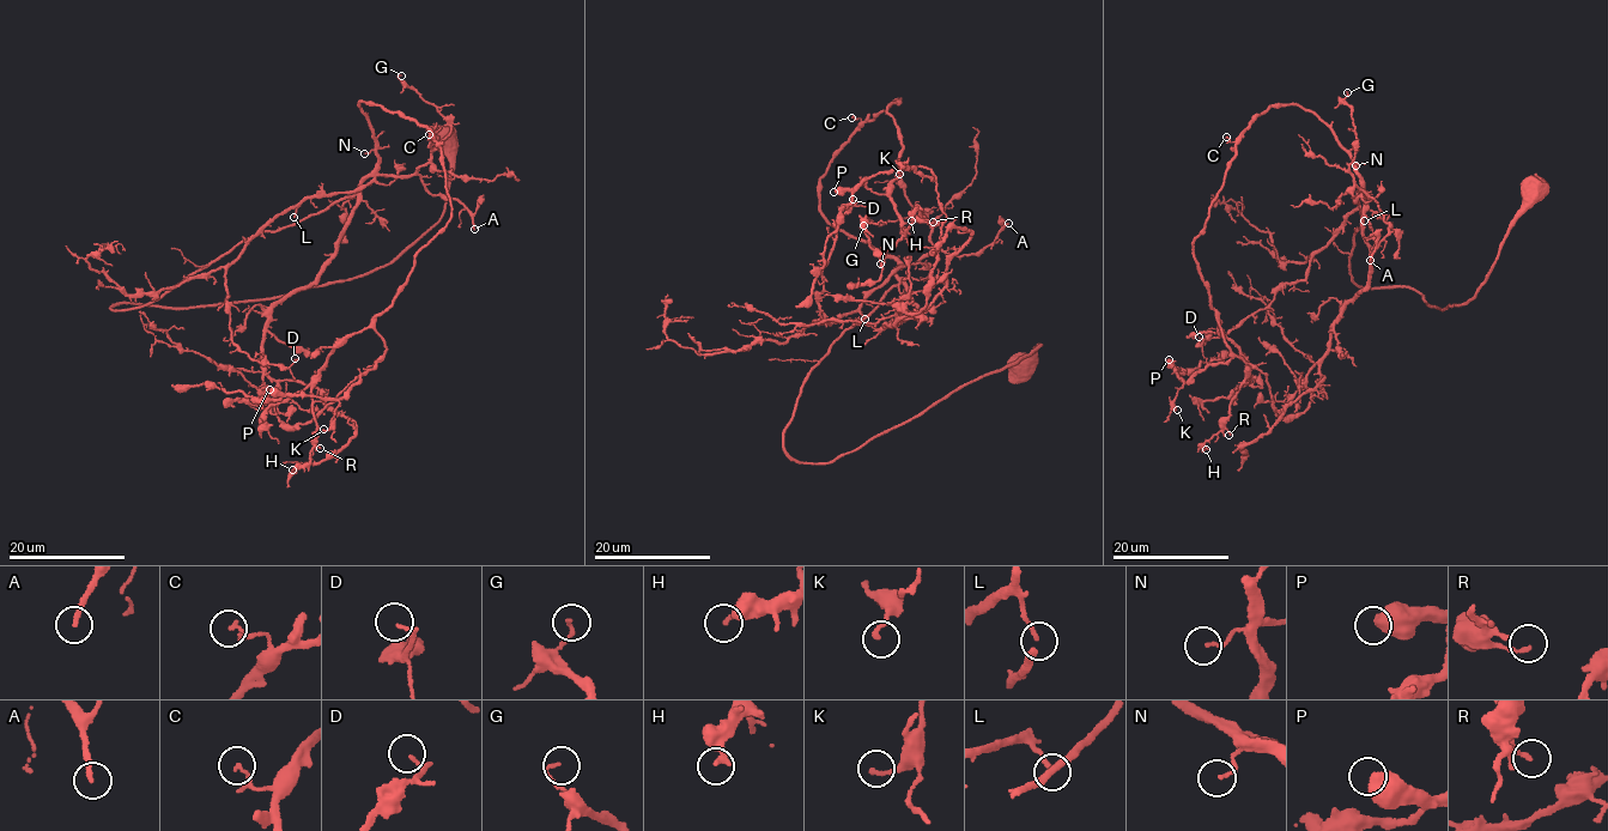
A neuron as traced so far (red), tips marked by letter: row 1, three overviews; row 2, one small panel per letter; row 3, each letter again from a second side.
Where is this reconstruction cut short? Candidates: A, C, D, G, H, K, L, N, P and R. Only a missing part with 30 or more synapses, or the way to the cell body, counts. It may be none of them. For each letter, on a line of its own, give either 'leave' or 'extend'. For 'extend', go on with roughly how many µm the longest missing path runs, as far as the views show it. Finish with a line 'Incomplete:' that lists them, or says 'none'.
A: extend; missing 35 µm
C: leave
D: leave
G: leave
H: leave
K: leave
L: leave
N: leave
P: leave
R: leave
Incomplete: A

